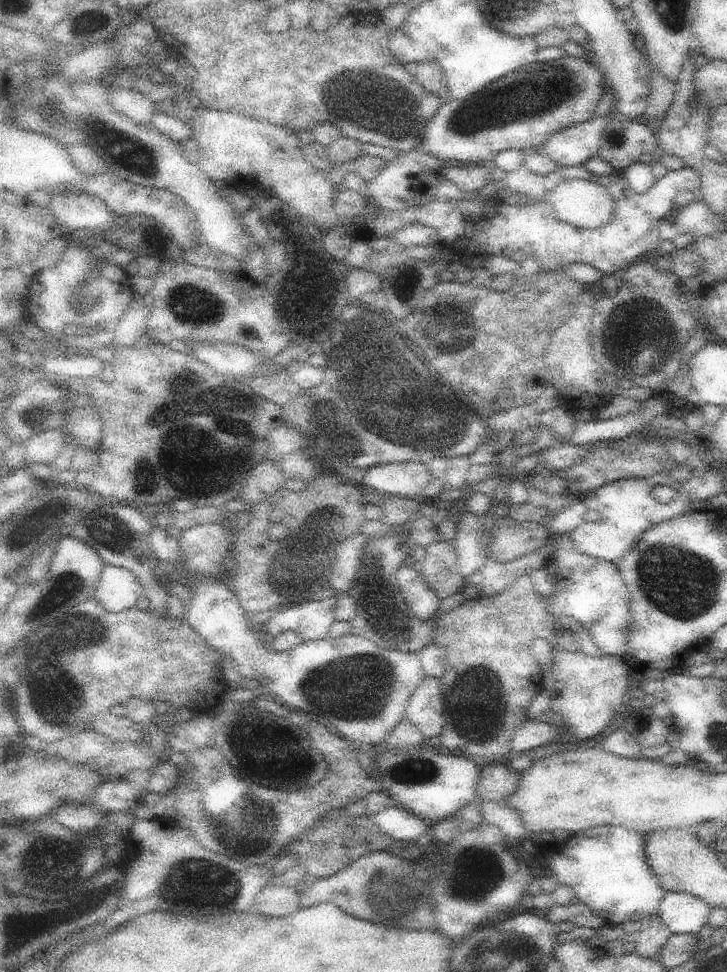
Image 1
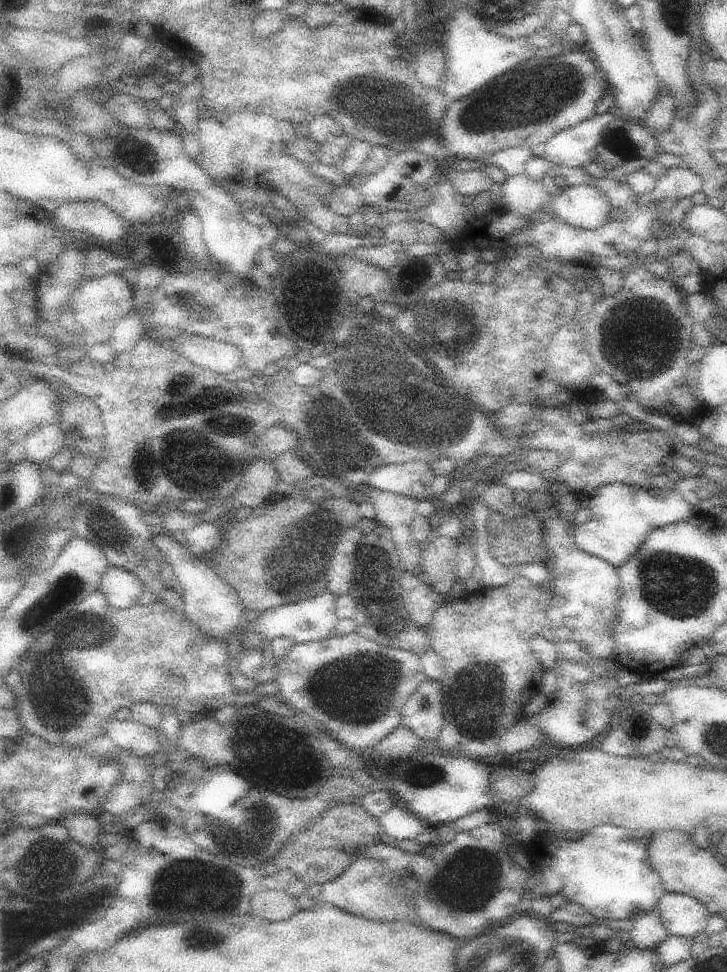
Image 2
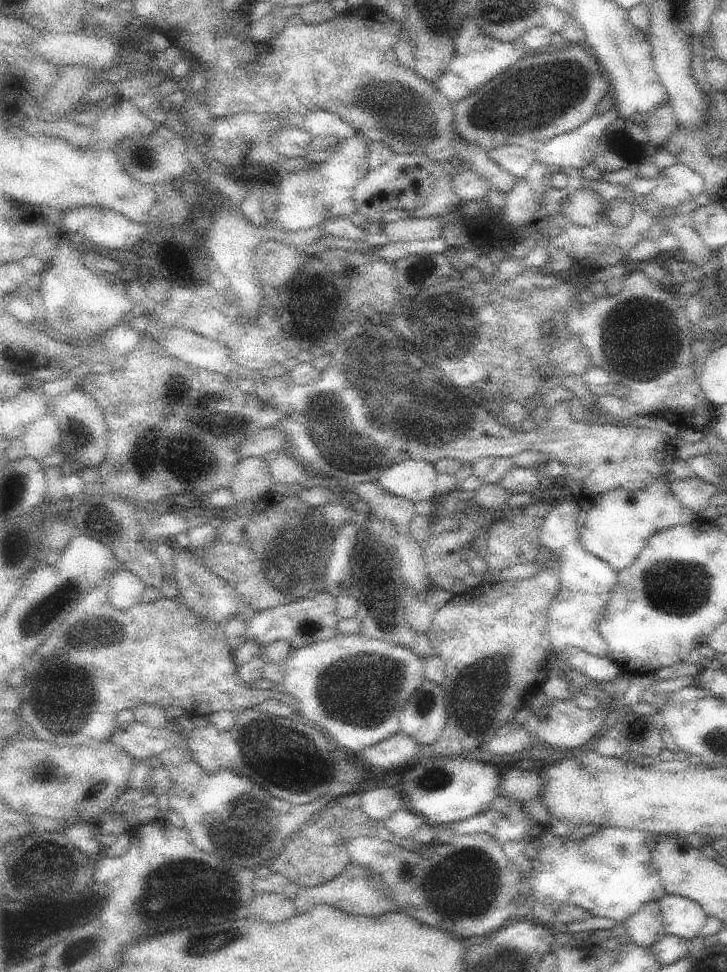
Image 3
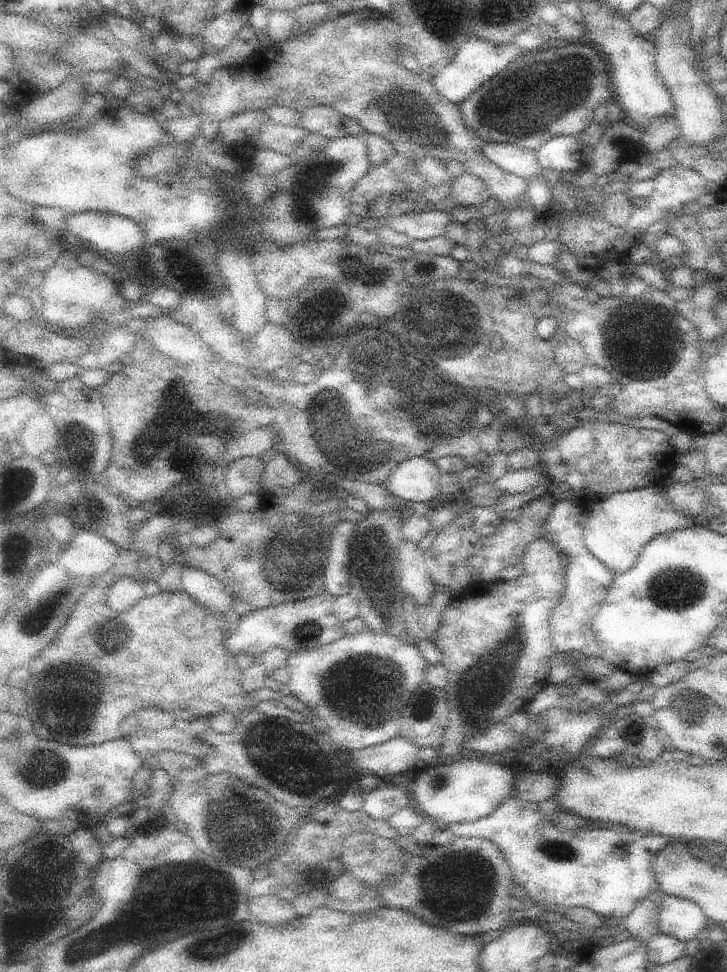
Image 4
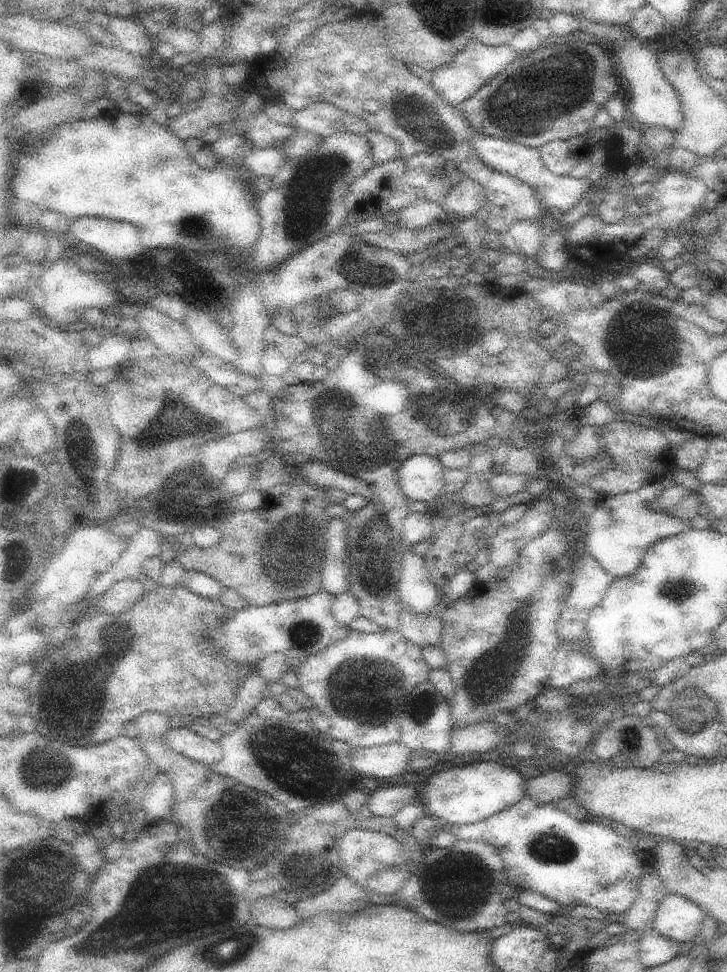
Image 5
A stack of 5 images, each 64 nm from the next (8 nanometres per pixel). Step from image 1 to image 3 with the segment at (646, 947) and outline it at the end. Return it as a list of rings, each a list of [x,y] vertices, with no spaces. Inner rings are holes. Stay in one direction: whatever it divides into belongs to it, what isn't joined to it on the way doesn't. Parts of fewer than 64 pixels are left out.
[[[656,901],[642,905],[624,922],[624,927],[631,941],[643,947],[651,947],[667,933]]]

